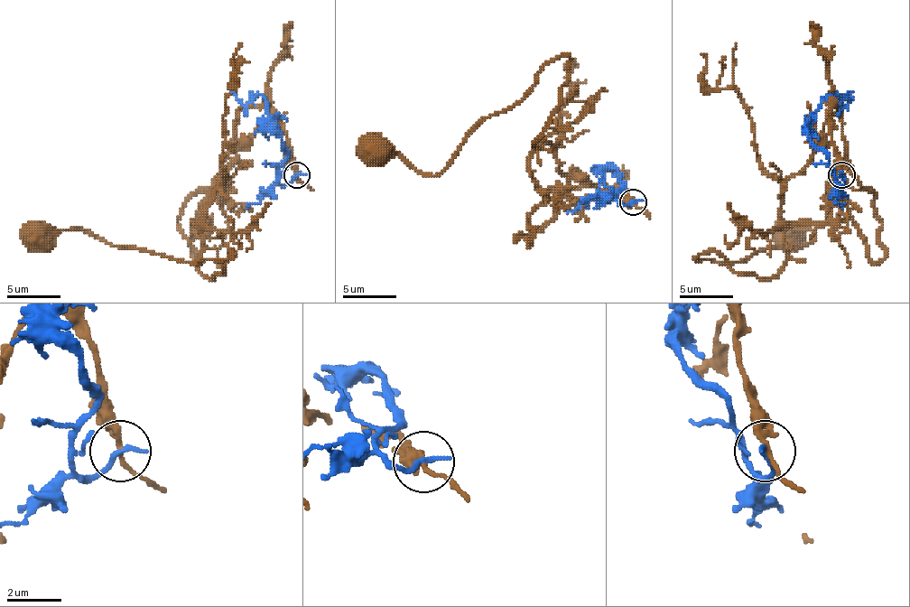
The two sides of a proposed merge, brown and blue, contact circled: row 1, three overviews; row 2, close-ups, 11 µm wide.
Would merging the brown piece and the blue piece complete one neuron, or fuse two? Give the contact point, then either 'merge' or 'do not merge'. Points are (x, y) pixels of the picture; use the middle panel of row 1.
place (633, 202); do not merge

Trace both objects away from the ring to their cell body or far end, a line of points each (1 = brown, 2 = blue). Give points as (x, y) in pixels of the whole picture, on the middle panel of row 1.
1: (634, 202), (580, 197), (514, 240), (556, 194), (530, 152), (564, 56), (434, 176), (378, 154)
2: (634, 202), (626, 205), (615, 197), (623, 182), (617, 171), (609, 168), (604, 173), (604, 182), (567, 213)

